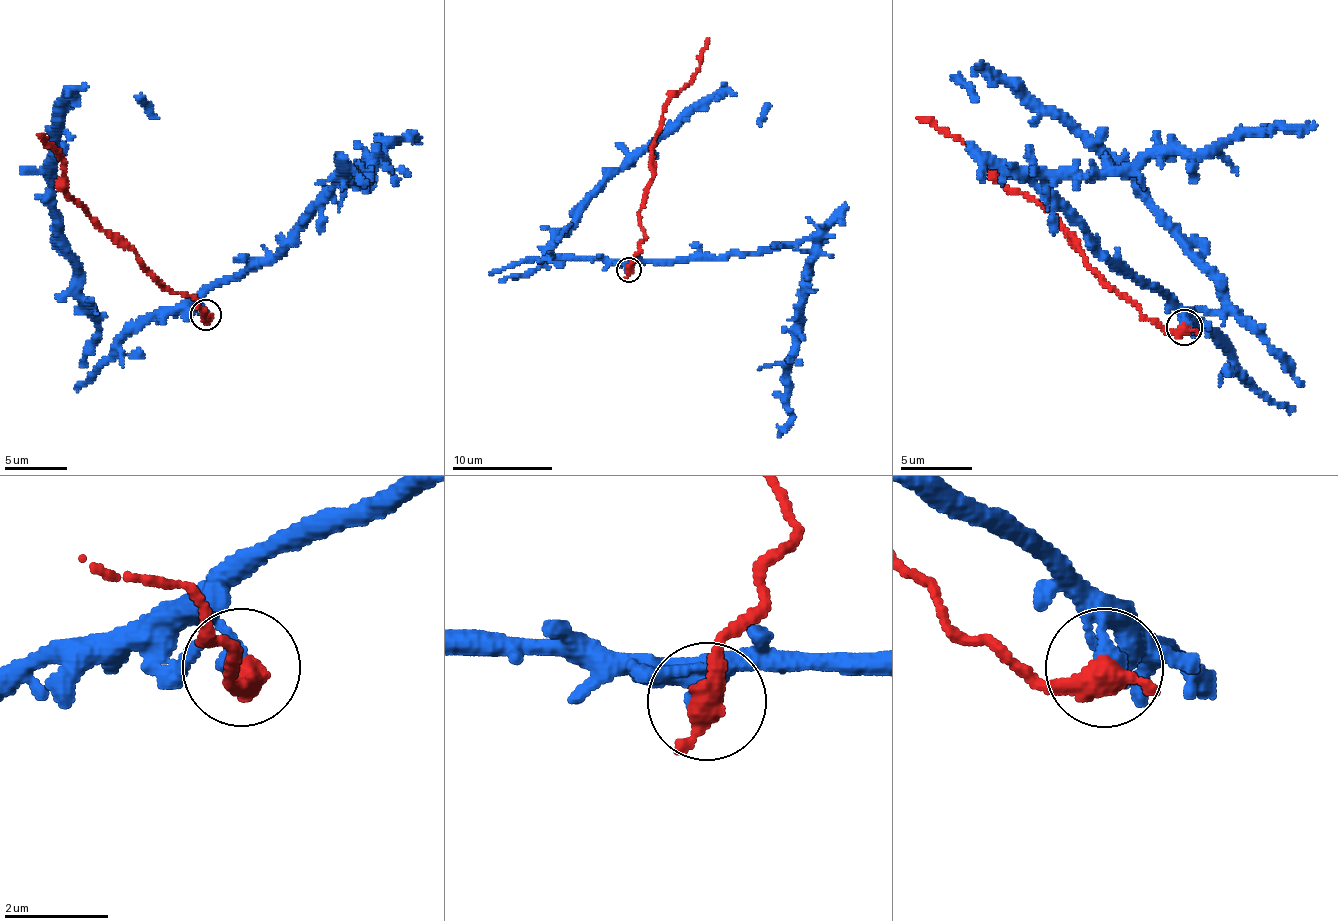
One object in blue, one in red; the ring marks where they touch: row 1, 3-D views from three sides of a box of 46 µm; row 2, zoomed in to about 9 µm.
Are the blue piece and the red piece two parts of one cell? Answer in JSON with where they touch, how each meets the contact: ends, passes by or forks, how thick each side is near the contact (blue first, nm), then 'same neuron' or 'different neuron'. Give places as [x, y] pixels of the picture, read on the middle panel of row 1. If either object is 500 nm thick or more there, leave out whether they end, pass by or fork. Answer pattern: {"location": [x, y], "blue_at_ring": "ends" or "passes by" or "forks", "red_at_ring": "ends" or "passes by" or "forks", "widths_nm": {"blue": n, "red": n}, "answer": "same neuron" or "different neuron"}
{"location": [629, 269], "widths_nm": {"blue": 360, "red": 550}, "answer": "different neuron"}

